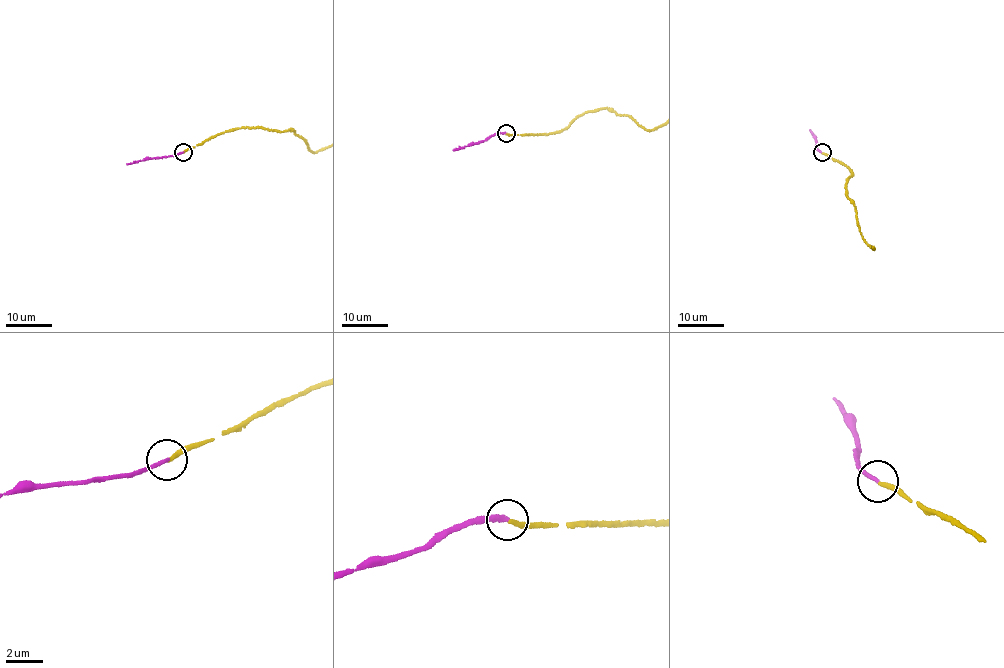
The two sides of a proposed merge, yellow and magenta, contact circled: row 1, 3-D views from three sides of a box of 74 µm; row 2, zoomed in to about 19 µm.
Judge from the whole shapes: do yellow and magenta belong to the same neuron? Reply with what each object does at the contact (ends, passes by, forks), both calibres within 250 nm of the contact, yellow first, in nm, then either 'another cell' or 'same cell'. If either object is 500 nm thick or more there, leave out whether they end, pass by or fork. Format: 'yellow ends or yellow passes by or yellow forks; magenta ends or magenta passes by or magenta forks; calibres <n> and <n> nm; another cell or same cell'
yellow ends; magenta ends; calibres 240 and 240 nm; same cell

